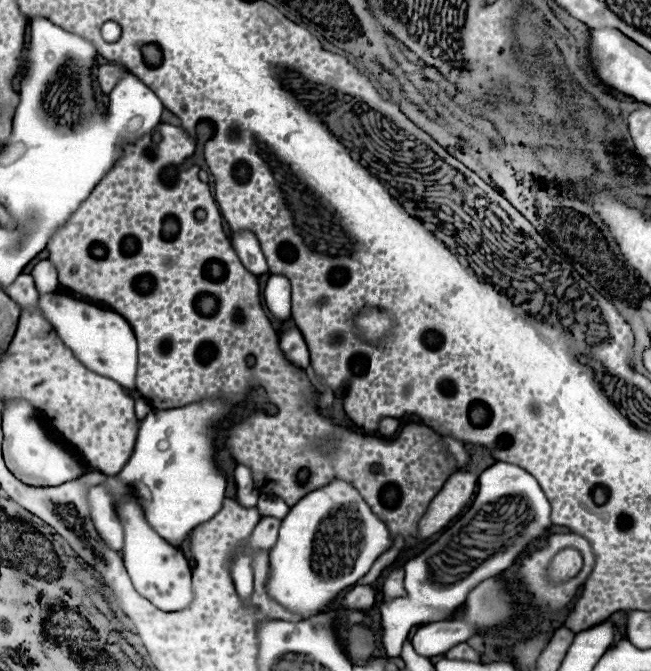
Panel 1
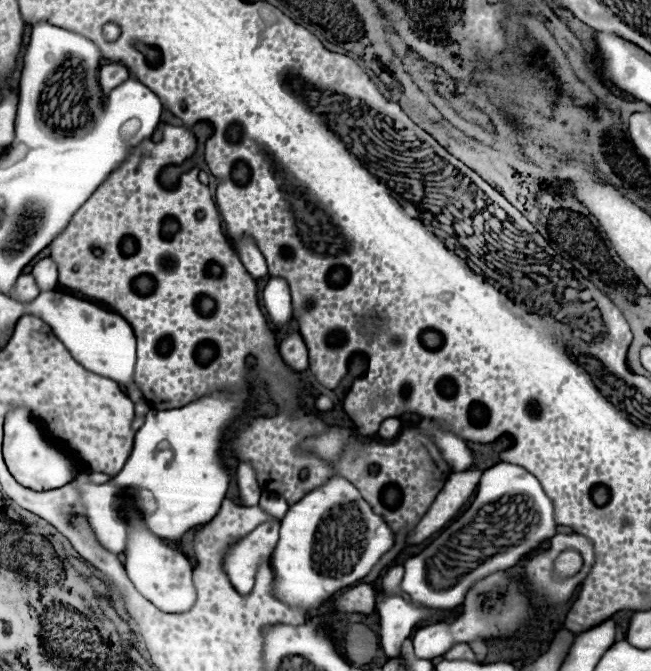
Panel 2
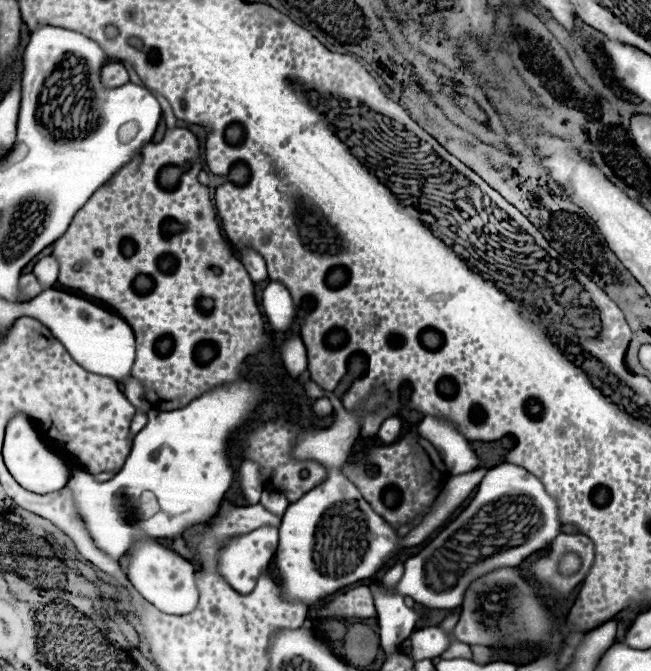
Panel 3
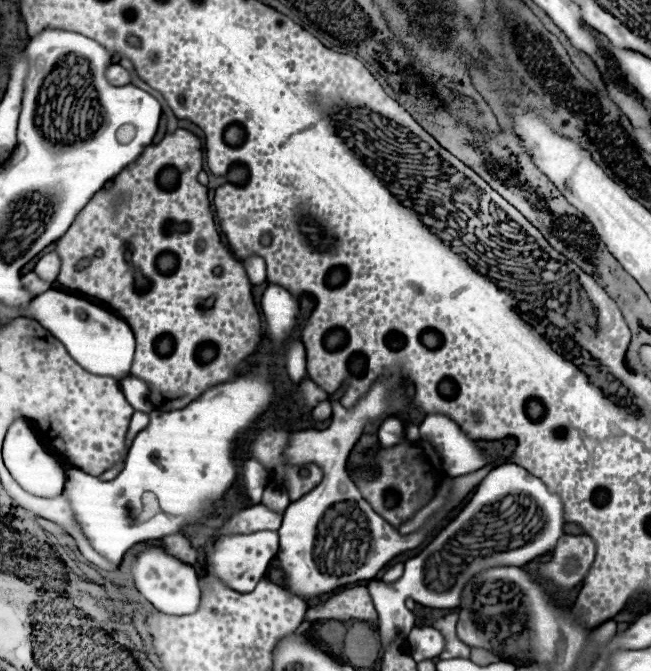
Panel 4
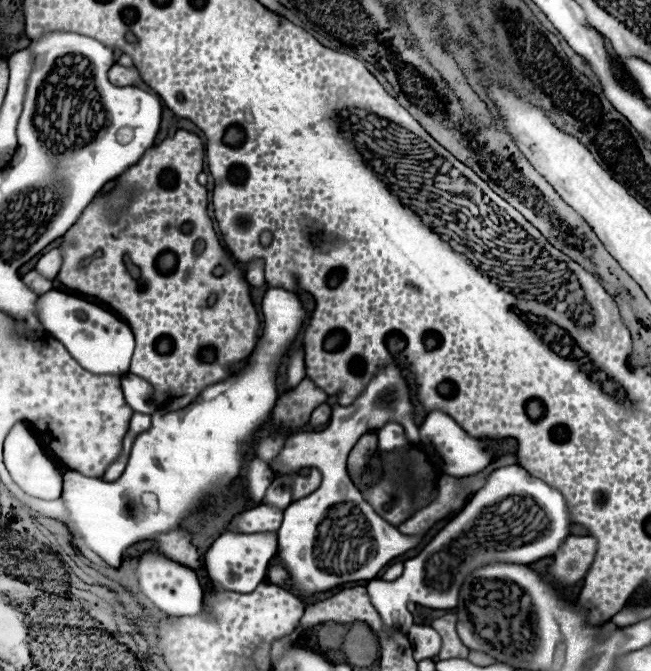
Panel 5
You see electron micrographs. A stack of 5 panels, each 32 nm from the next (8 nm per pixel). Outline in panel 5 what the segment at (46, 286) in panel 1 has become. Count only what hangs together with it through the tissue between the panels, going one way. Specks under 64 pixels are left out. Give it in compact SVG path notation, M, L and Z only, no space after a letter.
M54 248L54 250L50 250L48 254L44 254L44 256L38 260L36 270L38 270L44 278L52 280L52 278L56 278L56 274L60 272L60 266L62 266L62 252L60 252L58 248Z

